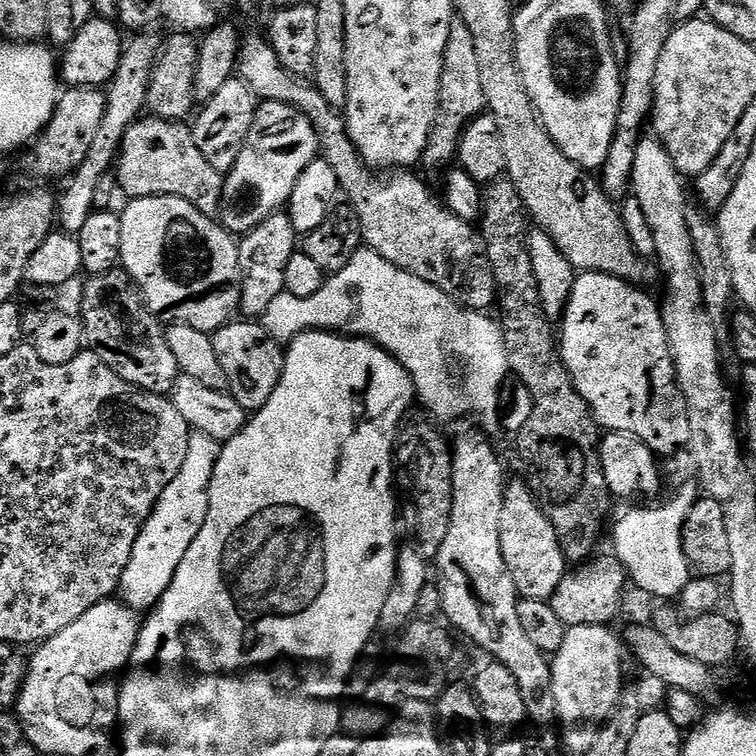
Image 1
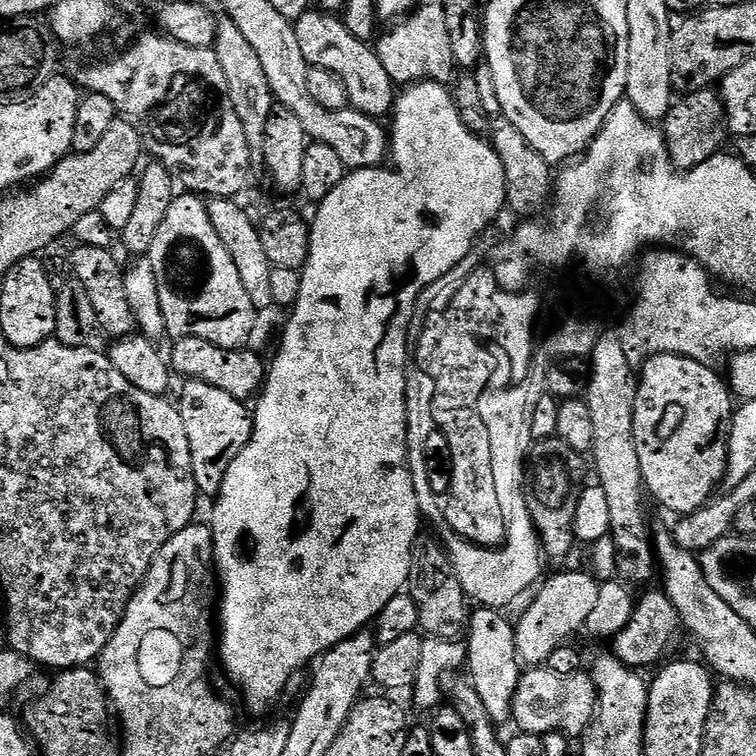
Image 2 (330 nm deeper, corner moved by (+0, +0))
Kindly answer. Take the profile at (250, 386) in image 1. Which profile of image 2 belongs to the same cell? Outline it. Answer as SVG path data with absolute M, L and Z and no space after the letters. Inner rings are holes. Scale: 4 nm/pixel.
M189 336L173 339L171 343L170 367L177 377L210 382L210 386L218 386L218 390L226 390L226 394L245 402L251 401L263 389L266 360L251 352L251 347L223 348L214 342L206 342L206 338Z

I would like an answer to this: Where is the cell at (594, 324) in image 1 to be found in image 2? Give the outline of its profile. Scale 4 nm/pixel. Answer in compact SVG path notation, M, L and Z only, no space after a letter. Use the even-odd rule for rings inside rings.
M662 354L645 360L638 376L634 442L644 487L651 499L679 514L699 513L727 470L734 396L716 370L685 356Z

